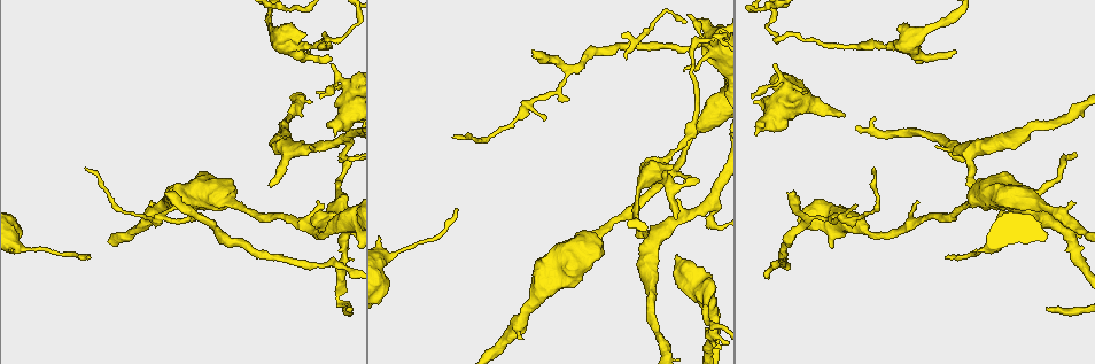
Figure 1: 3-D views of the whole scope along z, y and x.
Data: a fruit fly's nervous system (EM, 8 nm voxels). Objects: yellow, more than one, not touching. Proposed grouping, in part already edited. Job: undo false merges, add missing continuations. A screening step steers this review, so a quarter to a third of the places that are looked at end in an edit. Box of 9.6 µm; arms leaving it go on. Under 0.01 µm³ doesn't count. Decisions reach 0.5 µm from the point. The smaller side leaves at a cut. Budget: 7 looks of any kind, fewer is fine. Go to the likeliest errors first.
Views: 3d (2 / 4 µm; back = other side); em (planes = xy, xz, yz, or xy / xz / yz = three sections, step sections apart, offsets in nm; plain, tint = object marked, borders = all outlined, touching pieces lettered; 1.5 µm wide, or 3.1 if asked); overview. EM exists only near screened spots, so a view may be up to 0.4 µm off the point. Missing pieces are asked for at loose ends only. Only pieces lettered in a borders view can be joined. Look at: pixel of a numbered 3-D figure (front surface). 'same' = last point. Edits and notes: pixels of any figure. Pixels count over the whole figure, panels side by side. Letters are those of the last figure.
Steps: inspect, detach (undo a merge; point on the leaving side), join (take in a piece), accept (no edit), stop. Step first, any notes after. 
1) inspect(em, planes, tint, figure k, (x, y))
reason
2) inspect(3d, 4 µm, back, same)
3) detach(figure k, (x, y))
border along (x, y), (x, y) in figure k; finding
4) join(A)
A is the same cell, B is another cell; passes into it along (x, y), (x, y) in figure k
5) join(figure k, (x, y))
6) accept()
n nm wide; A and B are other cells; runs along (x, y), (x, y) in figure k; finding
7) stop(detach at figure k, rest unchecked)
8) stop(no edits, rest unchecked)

inspect(3d, 4 µm, back, figure 1, (592, 241))
sudden change in width

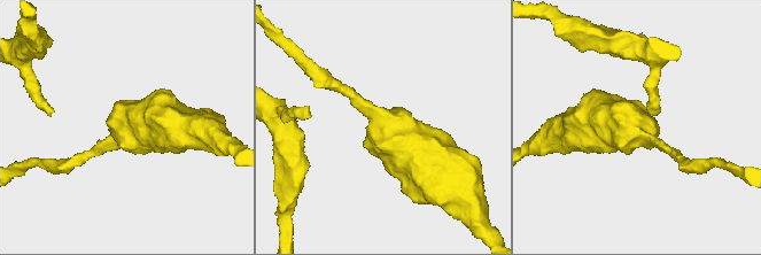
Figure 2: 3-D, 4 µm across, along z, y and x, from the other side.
inspect(em, xy, step 8, tint, figure 2, (389, 121))

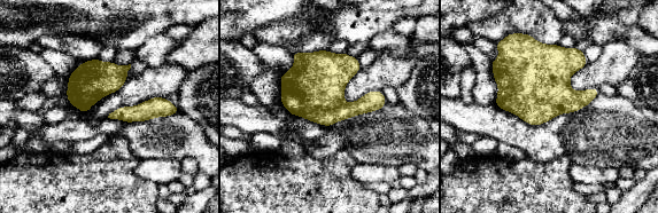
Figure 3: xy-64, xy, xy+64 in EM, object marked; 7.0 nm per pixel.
inspect(em, planes, borders, same)
another direction

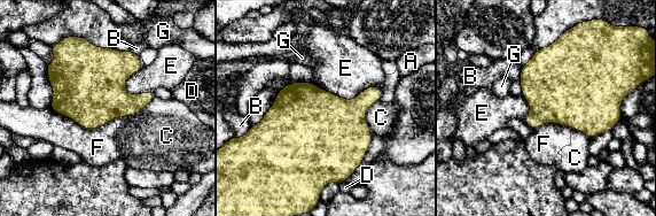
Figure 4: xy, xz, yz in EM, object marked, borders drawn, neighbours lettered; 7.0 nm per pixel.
accept()
A, B, C, D, E, F and G are other cells; border along (312, 83), (345, 99), (382, 89) in figure 4; one neuron here

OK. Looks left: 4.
inspect(3d, 4 µm, figure 1, (705, 25))

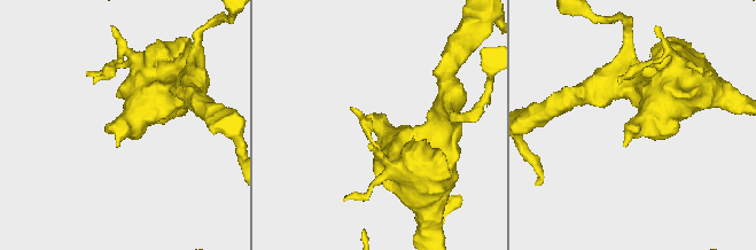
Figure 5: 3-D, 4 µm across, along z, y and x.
inspect(em, planes, borders, figure 5, (126, 128))
now the EM

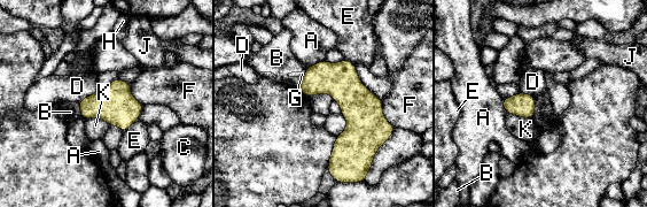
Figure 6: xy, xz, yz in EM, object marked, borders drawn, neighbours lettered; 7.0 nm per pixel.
accept()
260 nm wide; F touches over 220 nm; A, B, C, D, E, F, G, H, J and K are other cells; one neuron here

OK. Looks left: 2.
inspect(em, xz, step 8, tint, figure 1, (935, 23))
thick turns thin

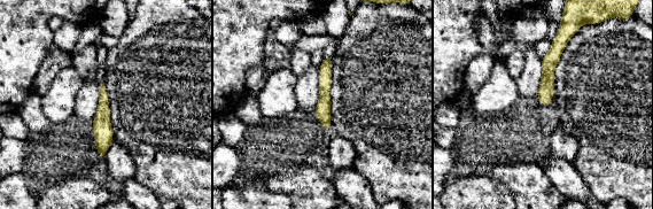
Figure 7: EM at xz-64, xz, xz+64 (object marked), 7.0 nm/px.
inspect(em, xz, step 8, borders, same)
what lies round it

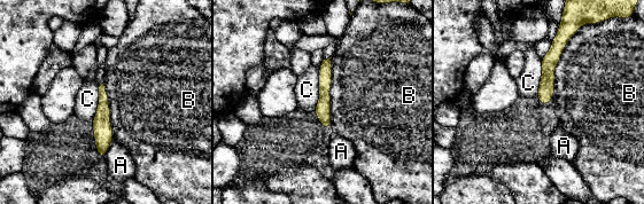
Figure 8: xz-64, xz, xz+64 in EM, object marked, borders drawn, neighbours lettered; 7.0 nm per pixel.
accept()
110 nm wide; A, B and C are other cells; border along (319, 68), (319, 100), (313, 110) in figure 8; continuous, no second neuron

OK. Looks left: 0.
stop(no edits, rest unchecked)

